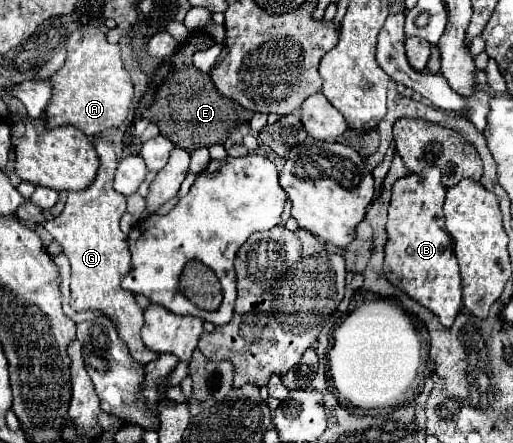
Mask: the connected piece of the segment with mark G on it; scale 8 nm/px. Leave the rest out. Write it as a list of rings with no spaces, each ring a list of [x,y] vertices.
[[[93,137],[93,145],[99,157],[99,169],[95,181],[91,183],[91,191],[71,191],[67,195],[67,203],[59,217],[51,221],[41,221],[41,225],[53,235],[53,239],[63,247],[71,263],[71,307],[75,311],[83,309],[99,309],[117,321],[119,337],[129,347],[131,355],[141,365],[147,365],[158,359],[159,353],[145,347],[141,341],[143,327],[143,309],[137,305],[135,295],[119,285],[121,275],[129,269],[129,245],[127,235],[121,231],[119,221],[125,211],[125,197],[113,189],[113,175],[117,167],[117,157],[113,151],[113,143],[103,137]]]

